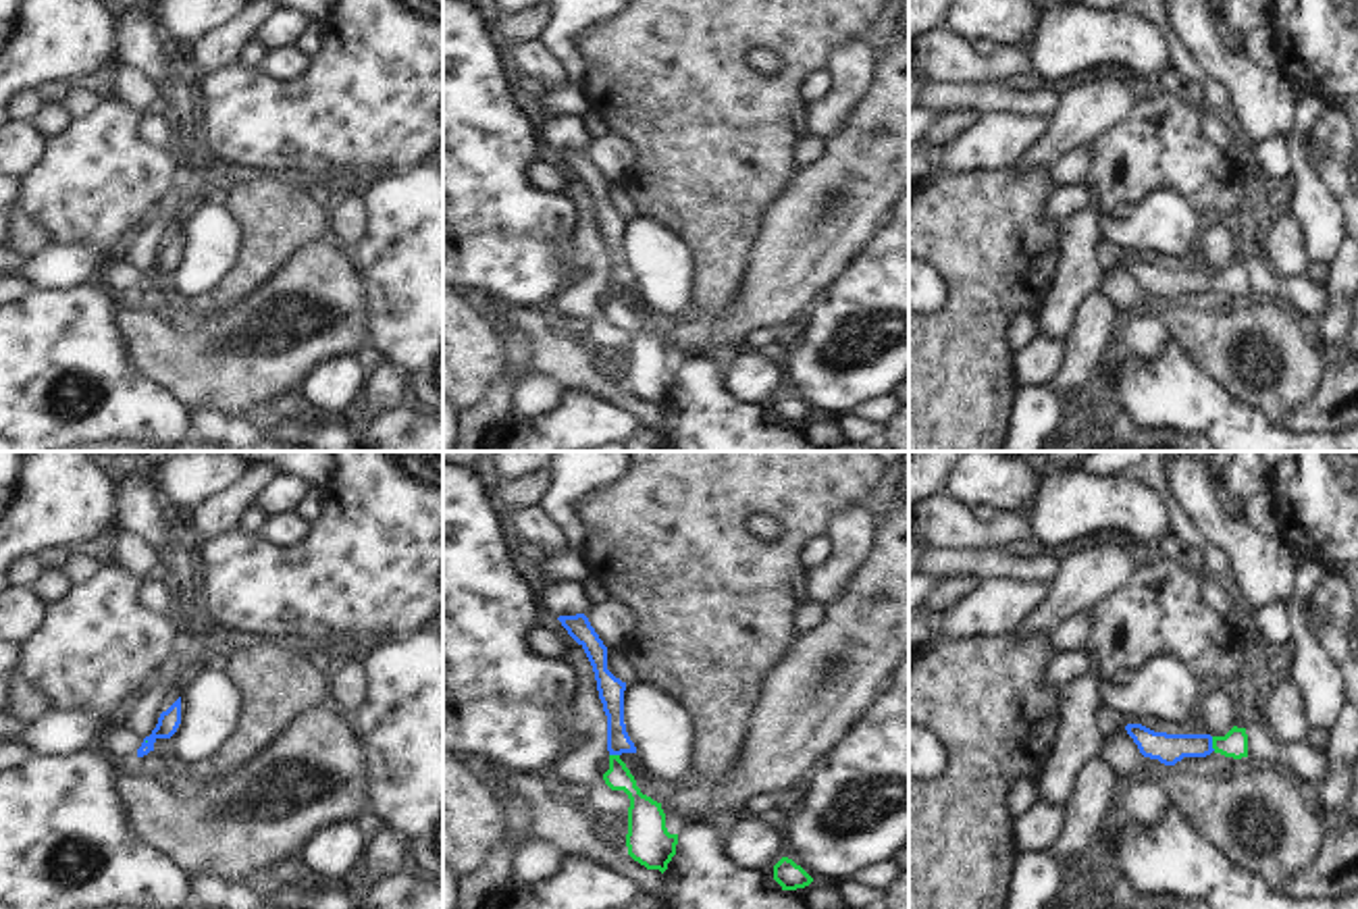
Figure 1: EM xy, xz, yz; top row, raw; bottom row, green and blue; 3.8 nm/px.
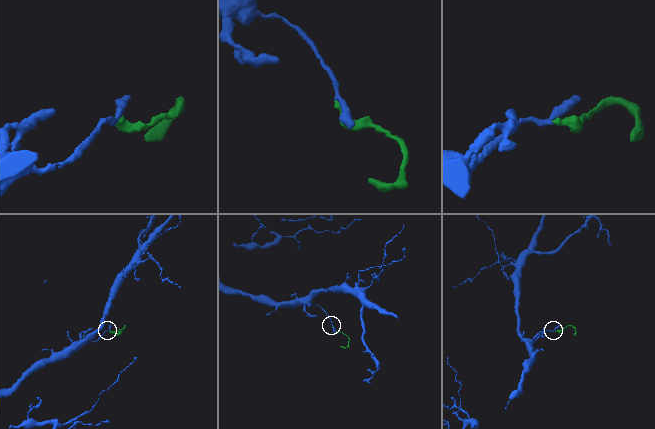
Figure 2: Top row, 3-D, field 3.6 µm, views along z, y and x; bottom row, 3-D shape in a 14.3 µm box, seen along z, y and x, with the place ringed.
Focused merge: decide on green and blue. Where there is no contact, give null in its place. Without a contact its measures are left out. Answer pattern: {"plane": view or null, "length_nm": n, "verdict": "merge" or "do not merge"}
{"plane": "yz", "length_nm": 60, "verdict": "merge"}

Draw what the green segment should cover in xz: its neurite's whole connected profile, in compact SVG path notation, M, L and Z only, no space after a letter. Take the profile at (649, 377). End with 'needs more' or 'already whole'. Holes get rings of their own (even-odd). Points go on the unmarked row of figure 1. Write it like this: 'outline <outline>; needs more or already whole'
outline M584 148L559 150L557 154L584 183L595 206L599 233L607 250L609 304L603 308L603 314L611 324L624 324L630 333L626 368L628 389L647 404L659 404L663 408L676 389L678 368L668 366L661 337L641 327L634 310L620 293L622 287L636 287L624 258L626 216L607 204L607 181Z; needs more

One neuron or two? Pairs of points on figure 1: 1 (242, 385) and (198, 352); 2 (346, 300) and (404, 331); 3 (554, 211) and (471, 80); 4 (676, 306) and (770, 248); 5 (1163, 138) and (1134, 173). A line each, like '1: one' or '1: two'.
1: one
2: two
3: one
4: two
5: one

